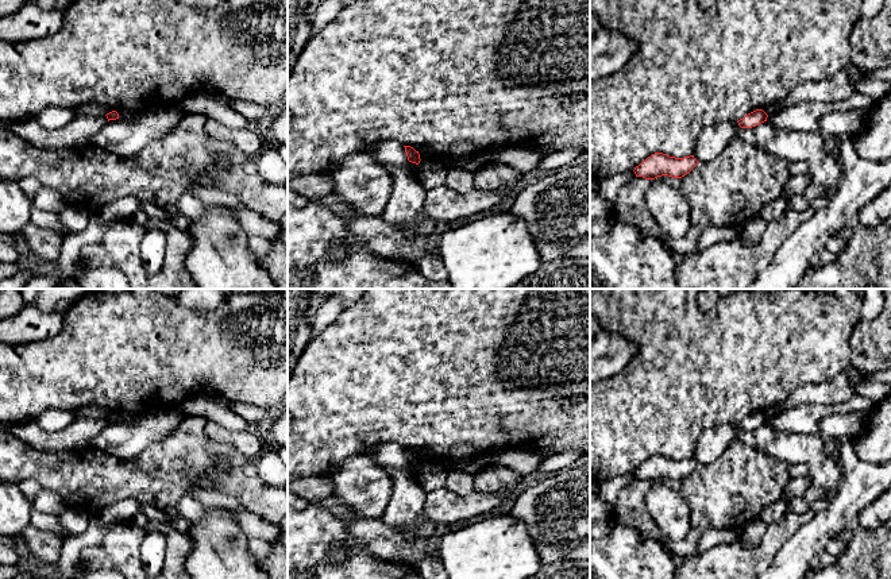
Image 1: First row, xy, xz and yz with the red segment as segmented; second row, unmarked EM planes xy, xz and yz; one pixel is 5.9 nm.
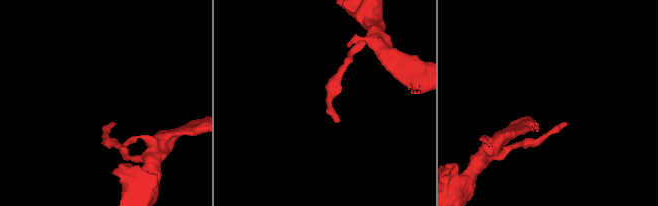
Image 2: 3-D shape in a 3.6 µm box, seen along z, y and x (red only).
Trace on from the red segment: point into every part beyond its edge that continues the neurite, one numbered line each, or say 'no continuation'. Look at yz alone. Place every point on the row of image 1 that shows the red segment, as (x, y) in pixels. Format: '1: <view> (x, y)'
no continuation

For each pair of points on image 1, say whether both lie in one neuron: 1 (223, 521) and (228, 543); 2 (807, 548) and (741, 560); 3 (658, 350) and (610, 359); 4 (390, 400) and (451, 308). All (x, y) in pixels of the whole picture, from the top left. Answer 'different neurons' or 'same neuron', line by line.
1: same neuron
2: different neurons
3: different neurons
4: same neuron

